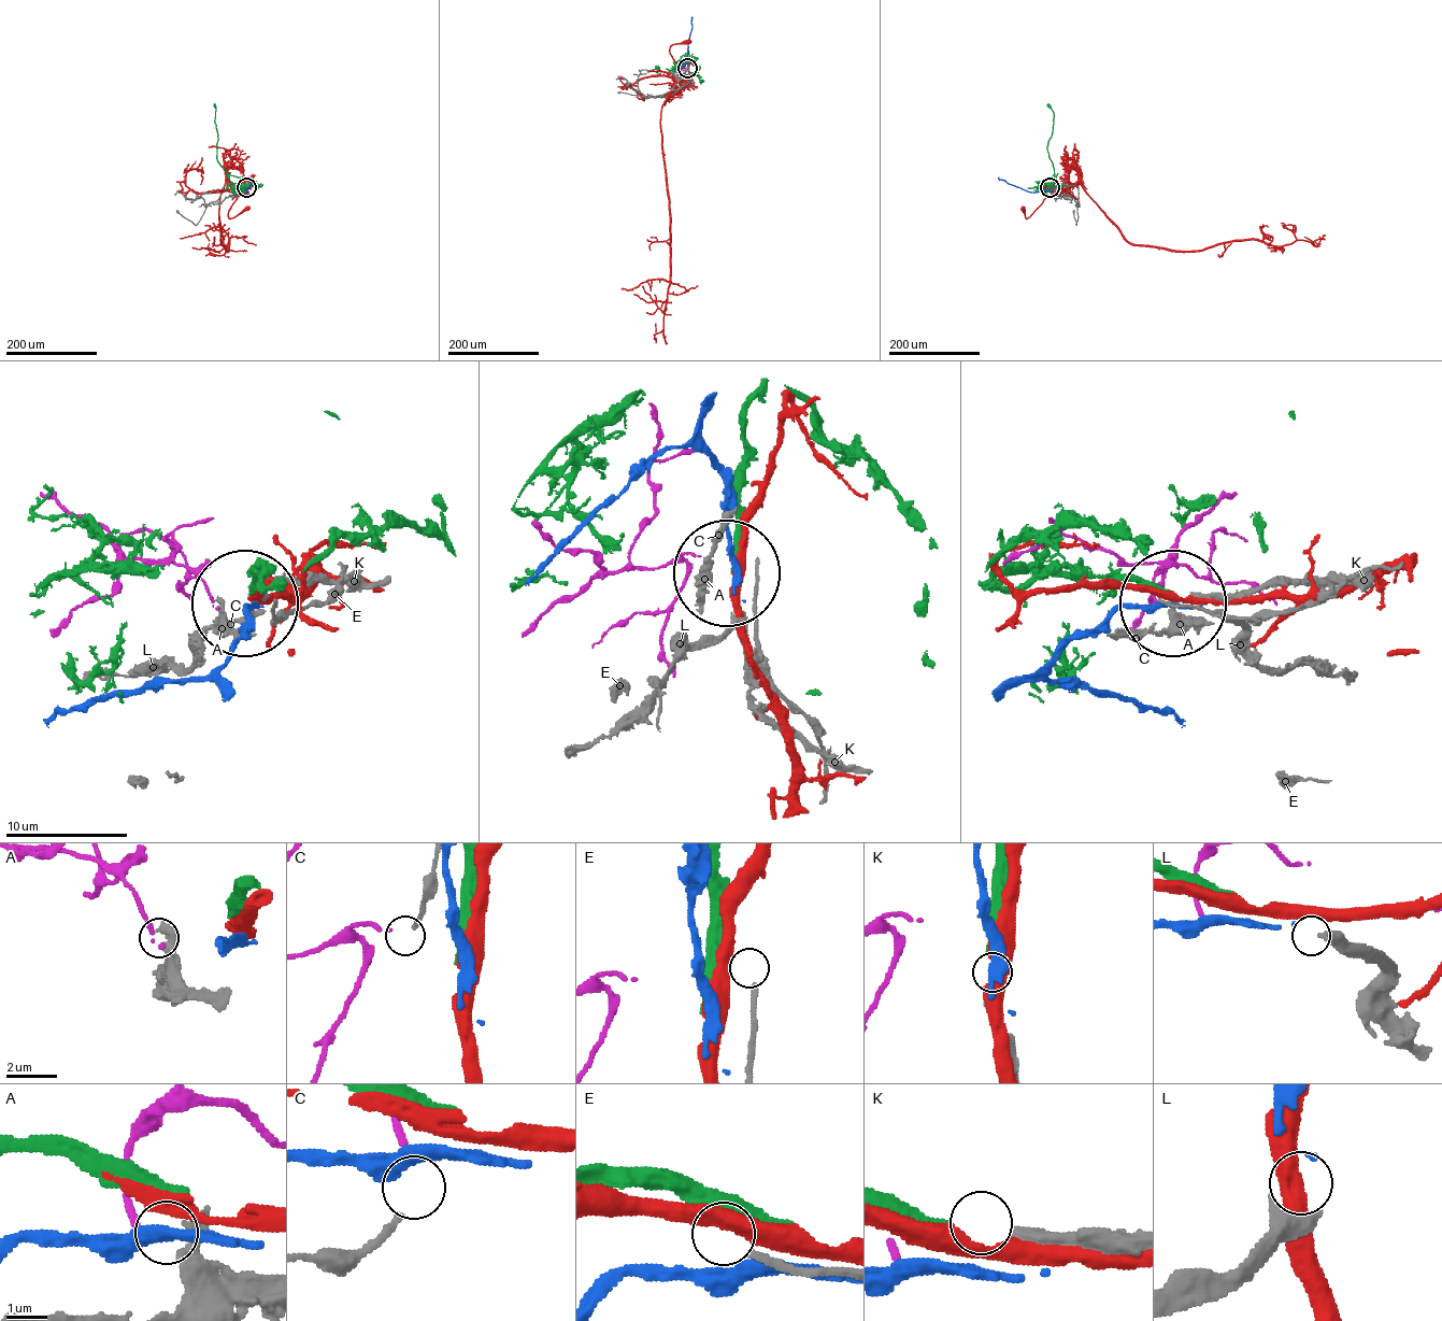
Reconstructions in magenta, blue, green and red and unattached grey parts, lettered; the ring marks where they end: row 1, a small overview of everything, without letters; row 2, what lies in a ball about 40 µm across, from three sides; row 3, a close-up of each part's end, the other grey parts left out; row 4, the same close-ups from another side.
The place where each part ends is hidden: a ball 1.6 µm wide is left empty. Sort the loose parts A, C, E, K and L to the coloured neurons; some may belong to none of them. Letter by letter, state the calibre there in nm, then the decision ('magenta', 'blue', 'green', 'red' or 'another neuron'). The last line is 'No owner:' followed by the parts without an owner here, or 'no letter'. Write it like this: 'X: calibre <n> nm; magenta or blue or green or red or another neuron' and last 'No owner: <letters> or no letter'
A: calibre 360 nm; another neuron
C: calibre 170 nm; magenta
E: calibre 200 nm; another neuron
K: calibre 420 nm; green
L: calibre 600 nm; blue
No owner: A, E

